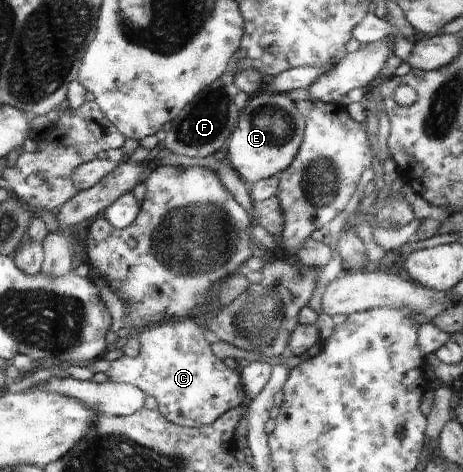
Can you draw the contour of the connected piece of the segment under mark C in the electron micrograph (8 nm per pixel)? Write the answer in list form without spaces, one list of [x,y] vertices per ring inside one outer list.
[[[192,318],[166,320],[156,326],[138,331],[134,336],[140,343],[140,352],[132,358],[123,355],[112,362],[112,367],[107,372],[109,381],[136,386],[144,392],[144,395],[155,398],[158,402],[157,410],[169,422],[184,427],[209,426],[228,410],[247,403],[241,376],[214,356],[211,352],[211,344],[204,338],[203,330],[193,322]]]

